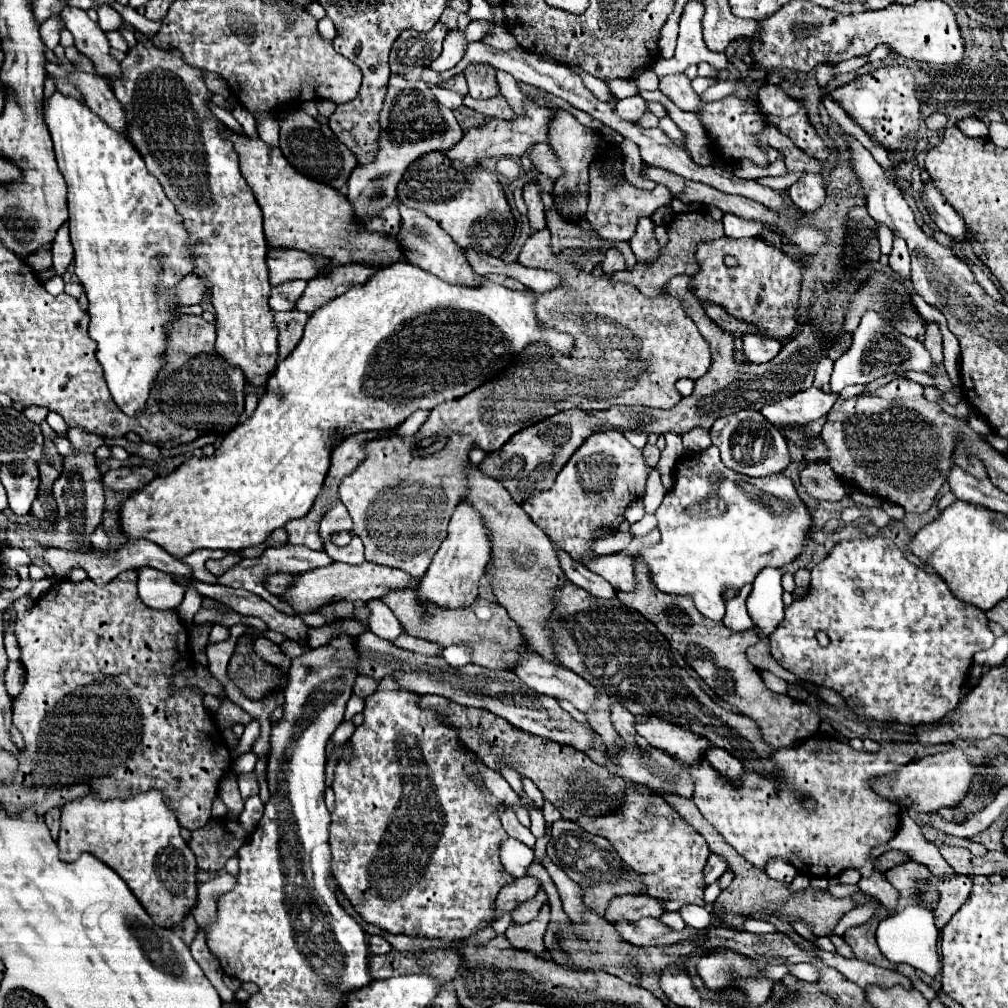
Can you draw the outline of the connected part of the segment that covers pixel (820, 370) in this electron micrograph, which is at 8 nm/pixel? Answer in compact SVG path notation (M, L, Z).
M821 357L821 361L817 363L817 375L815 375L815 387L825 387L829 383L833 371L833 361L829 357Z

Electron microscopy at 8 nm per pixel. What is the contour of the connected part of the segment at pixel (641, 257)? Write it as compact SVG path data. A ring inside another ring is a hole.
M649 217L639 219L635 237L631 237L631 249L637 261L655 261L659 257L659 243L655 241L655 225Z

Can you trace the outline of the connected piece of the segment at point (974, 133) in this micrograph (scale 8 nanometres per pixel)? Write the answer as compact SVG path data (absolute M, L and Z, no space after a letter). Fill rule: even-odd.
M965 117L957 123L957 127L967 135L967 137L987 137L987 125L977 119L977 117Z

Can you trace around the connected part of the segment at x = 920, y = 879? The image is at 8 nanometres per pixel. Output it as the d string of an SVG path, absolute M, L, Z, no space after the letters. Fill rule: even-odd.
M909 861L905 865L899 865L899 867L893 867L889 871L885 871L887 875L887 881L903 895L911 895L913 889L921 887L927 883L927 879L931 877L931 871L921 865L921 863L915 863L915 861Z

